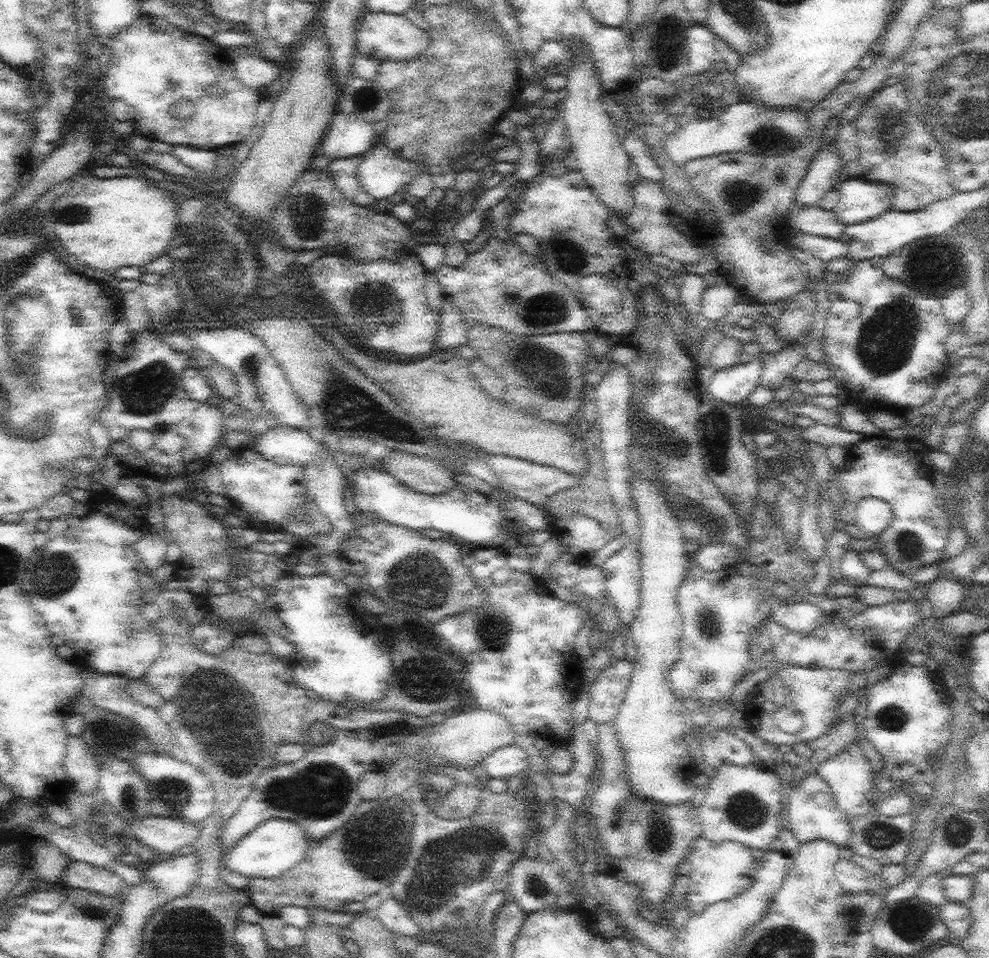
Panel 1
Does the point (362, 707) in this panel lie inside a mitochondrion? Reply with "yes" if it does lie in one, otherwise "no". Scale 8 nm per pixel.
no

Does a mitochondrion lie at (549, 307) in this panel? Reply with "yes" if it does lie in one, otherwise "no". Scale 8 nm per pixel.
yes

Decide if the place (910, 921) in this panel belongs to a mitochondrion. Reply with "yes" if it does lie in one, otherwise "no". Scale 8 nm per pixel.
yes

